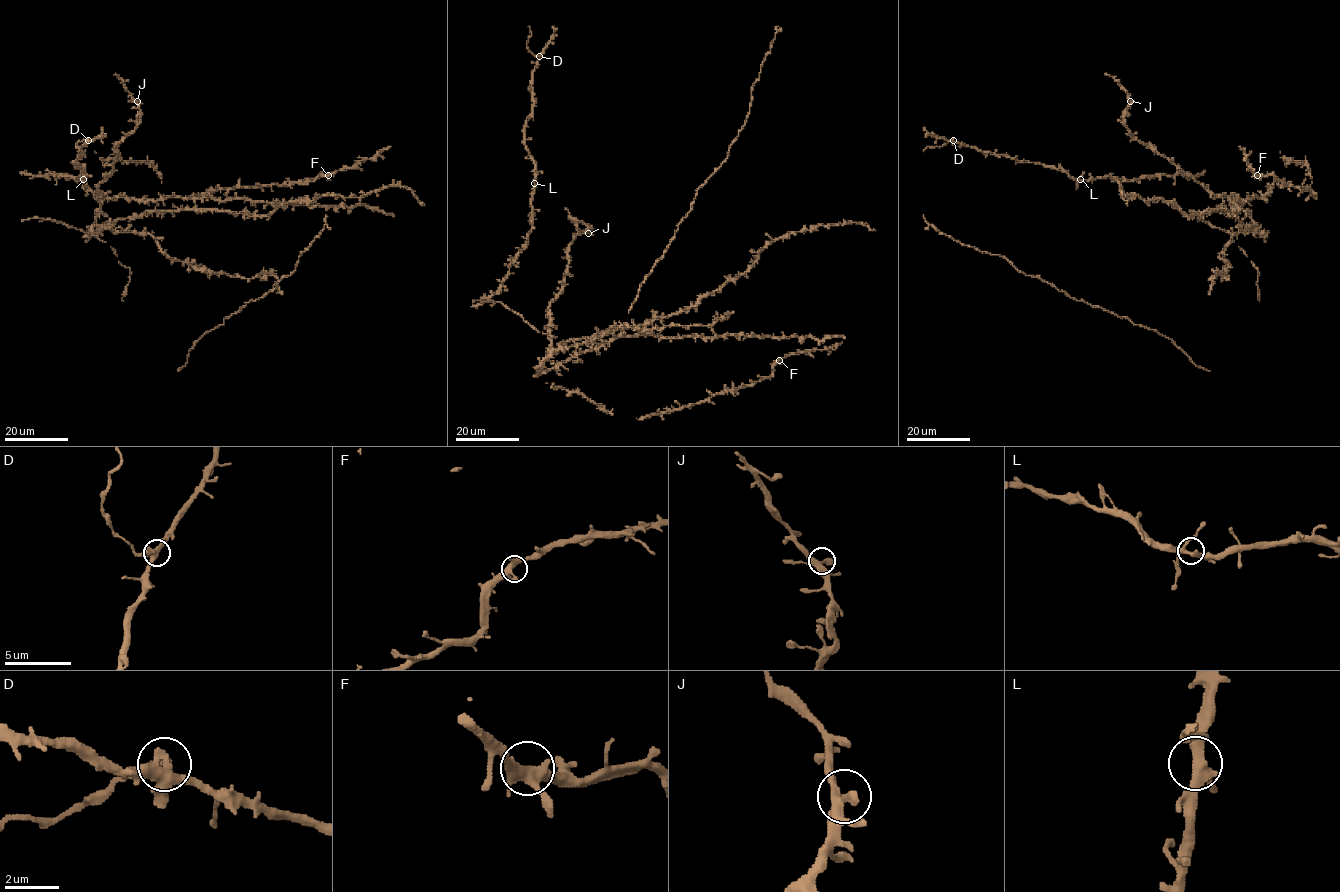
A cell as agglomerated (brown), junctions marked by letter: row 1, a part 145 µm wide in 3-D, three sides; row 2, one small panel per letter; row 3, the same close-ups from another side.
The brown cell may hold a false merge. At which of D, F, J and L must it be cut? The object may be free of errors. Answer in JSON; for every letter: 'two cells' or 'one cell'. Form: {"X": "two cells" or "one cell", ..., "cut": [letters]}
{"D": "two cells", "F": "one cell", "J": "one cell", "L": "one cell", "cut": ["D"]}

